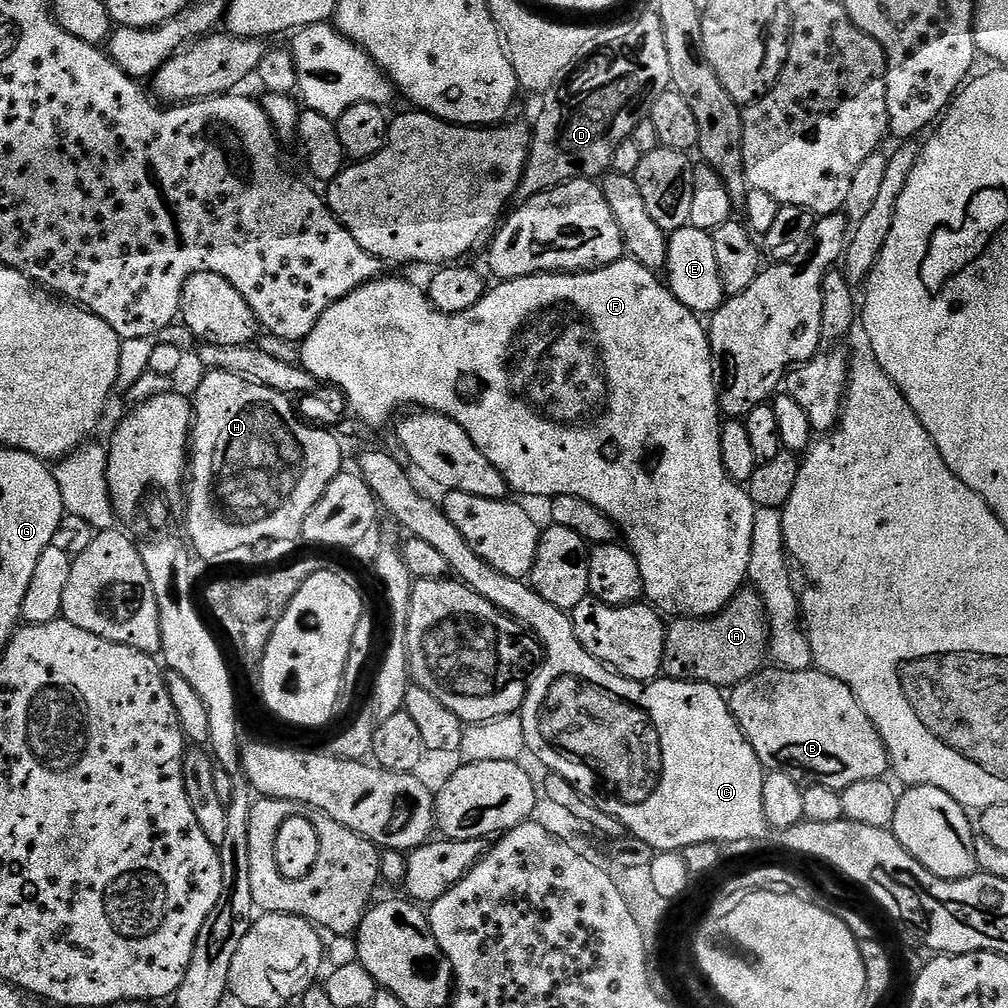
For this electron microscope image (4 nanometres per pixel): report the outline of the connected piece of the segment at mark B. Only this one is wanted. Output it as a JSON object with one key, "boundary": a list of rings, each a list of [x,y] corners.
{"boundary":[[[768,666],[757,672],[756,675],[751,676],[748,680],[743,680],[740,684],[737,684],[735,688],[731,689],[730,703],[732,706],[732,713],[738,722],[738,726],[742,730],[742,734],[748,739],[750,746],[754,750],[754,754],[758,754],[761,764],[764,765],[768,772],[790,774],[790,778],[794,778],[801,784],[801,786],[821,784],[827,788],[842,790],[846,786],[854,786],[854,782],[879,780],[889,771],[888,751],[882,742],[882,738],[878,734],[878,730],[874,726],[874,722],[870,722],[866,710],[862,710],[862,706],[854,698],[854,694],[850,690],[850,686],[846,686],[838,678],[834,678],[830,674],[826,674],[819,670],[806,669],[791,672],[791,670],[786,668]]]}

